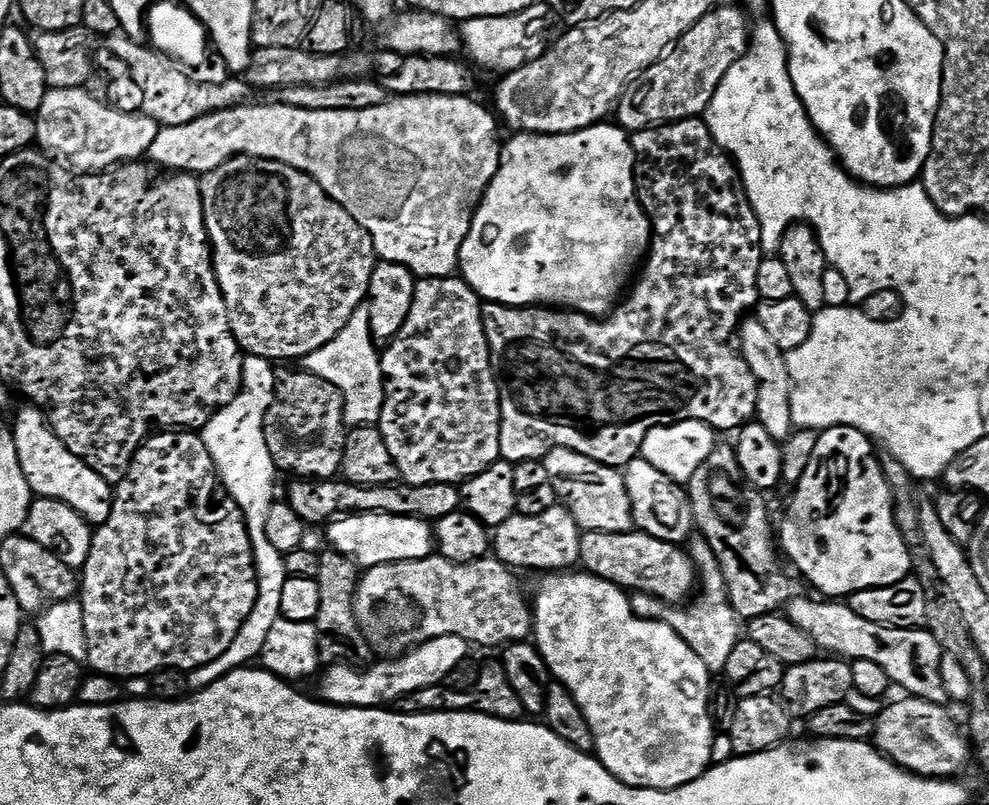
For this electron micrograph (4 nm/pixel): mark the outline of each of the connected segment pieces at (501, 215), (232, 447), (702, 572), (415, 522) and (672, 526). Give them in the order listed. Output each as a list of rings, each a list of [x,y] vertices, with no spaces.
[[[601,122],[570,134],[533,136],[531,133],[521,133],[511,138],[513,140],[509,144],[507,141],[503,145],[498,174],[494,174],[490,186],[484,191],[484,199],[480,201],[472,219],[470,234],[466,234],[466,242],[462,242],[459,275],[484,302],[509,304],[511,308],[547,306],[557,310],[581,312],[597,318],[607,316],[625,295],[634,273],[641,267],[652,243],[652,221],[648,219],[648,213],[636,197],[636,159],[632,149],[632,136],[615,122]]]
[[[245,355],[240,393],[236,395],[234,402],[218,409],[202,429],[203,440],[210,452],[210,458],[213,459],[216,472],[220,475],[220,482],[232,500],[238,502],[248,527],[258,574],[258,602],[254,602],[250,618],[246,618],[242,630],[238,630],[238,638],[230,642],[230,650],[226,650],[222,658],[214,658],[214,662],[187,673],[188,687],[192,690],[210,686],[236,668],[251,665],[259,657],[262,646],[266,646],[270,626],[274,626],[274,622],[281,619],[282,586],[286,586],[289,574],[284,565],[284,553],[274,550],[274,546],[266,538],[266,514],[270,514],[270,506],[278,500],[278,469],[274,458],[270,458],[270,446],[266,446],[264,433],[266,410],[270,410],[270,402],[274,402],[276,393],[276,374],[277,369],[273,361]]]
[[[702,538],[693,539],[691,544],[690,555],[698,573],[699,588],[694,599],[683,606],[673,606],[663,604],[650,594],[638,592],[631,597],[632,609],[636,616],[664,621],[674,630],[674,634],[678,634],[678,638],[686,642],[686,646],[690,646],[690,650],[694,650],[694,654],[698,654],[698,658],[702,658],[702,662],[706,662],[709,673],[720,674],[723,673],[734,646],[742,638],[742,624],[732,608],[732,603],[728,601],[726,578],[714,550],[710,550],[710,546]]]
[[[354,512],[351,516],[341,516],[327,525],[328,540],[331,551],[341,552],[350,558],[361,569],[367,570],[379,564],[390,562],[406,562],[407,560],[421,560],[434,552],[434,528],[427,520],[406,518],[405,516],[391,516],[378,512]]]
[[[639,458],[631,460],[628,467],[623,469],[623,473],[626,494],[630,496],[633,525],[639,531],[650,534],[662,542],[683,545],[693,535],[691,532],[694,532],[692,507],[688,501],[687,491],[670,478],[666,478],[662,470]]]

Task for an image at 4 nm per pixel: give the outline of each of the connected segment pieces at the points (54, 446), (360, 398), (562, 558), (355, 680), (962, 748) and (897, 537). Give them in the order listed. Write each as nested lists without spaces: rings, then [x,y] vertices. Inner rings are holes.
[[[24,406],[16,416],[16,425],[11,425],[10,431],[14,438],[14,446],[18,450],[18,462],[22,466],[22,474],[37,496],[54,498],[58,502],[66,502],[93,526],[99,526],[110,518],[112,509],[113,485],[95,472],[82,458],[70,454],[66,446],[54,434],[48,425],[48,417],[35,406]]]
[[[361,306],[354,310],[350,322],[334,338],[334,342],[326,342],[322,350],[314,350],[314,354],[304,357],[303,371],[314,374],[330,386],[334,386],[344,399],[344,423],[349,429],[366,428],[380,423],[382,406],[384,405],[384,371],[380,365],[382,352],[372,336],[370,326],[370,310]]]
[[[563,506],[546,510],[546,514],[533,516],[515,515],[506,518],[494,529],[492,548],[495,559],[501,560],[513,570],[529,568],[539,574],[560,574],[565,570],[572,570],[580,562],[580,527],[574,518]]]
[[[443,636],[428,640],[425,644],[420,644],[416,648],[405,652],[404,655],[395,658],[384,658],[379,662],[372,662],[367,665],[366,670],[351,664],[330,664],[319,673],[320,680],[319,699],[326,704],[336,704],[340,708],[383,708],[395,705],[397,700],[403,700],[405,696],[414,694],[418,690],[426,690],[443,685],[446,674],[458,666],[458,662],[469,659],[470,645],[457,636]]]
[[[900,698],[893,704],[885,703],[874,720],[874,746],[888,760],[906,772],[913,772],[916,776],[929,778],[956,778],[963,770],[968,760],[970,762],[970,740],[958,725],[952,721],[949,710],[942,704],[931,704],[925,700],[915,698]]]
[[[853,428],[823,429],[816,438],[814,458],[810,458],[810,466],[806,466],[806,474],[802,474],[793,492],[796,493],[788,504],[788,513],[778,524],[778,544],[790,564],[792,559],[791,567],[796,567],[821,592],[821,597],[847,598],[858,590],[894,586],[911,573],[912,554],[894,522],[890,486],[882,474],[877,449],[865,432]]]

